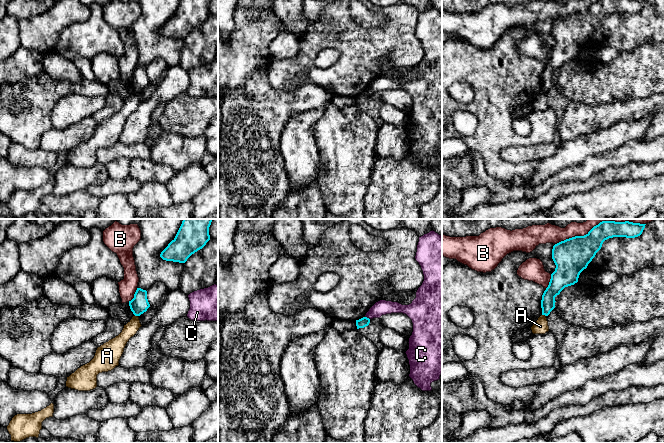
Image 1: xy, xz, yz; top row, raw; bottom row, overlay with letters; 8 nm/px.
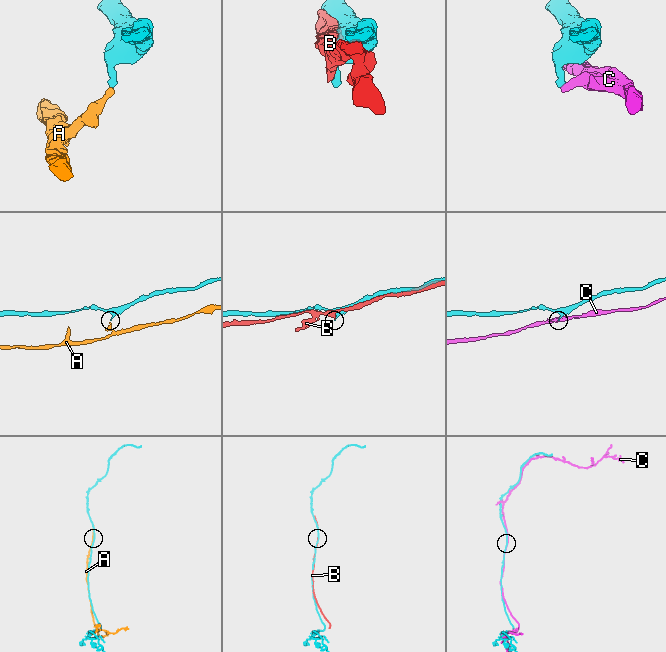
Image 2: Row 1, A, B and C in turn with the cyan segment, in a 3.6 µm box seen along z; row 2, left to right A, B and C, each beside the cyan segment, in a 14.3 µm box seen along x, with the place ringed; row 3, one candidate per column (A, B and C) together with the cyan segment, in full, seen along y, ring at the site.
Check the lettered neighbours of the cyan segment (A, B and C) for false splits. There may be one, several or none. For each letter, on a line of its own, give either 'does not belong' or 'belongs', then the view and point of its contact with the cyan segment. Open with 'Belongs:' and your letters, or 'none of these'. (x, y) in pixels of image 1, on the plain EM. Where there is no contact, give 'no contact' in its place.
Belongs: none of these
A: does not belong; meets cyan in xy at (136, 91)
B: does not belong; meets cyan in yz at (576, 12)
C: does not belong; meets cyan in xz at (366, 93)

